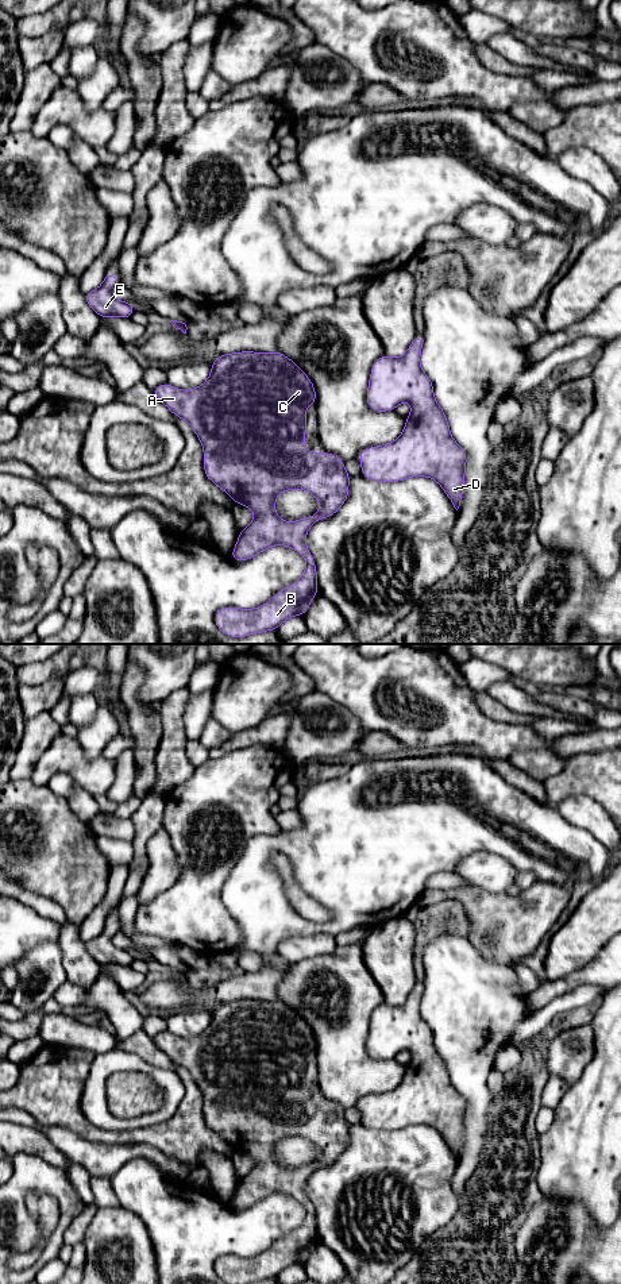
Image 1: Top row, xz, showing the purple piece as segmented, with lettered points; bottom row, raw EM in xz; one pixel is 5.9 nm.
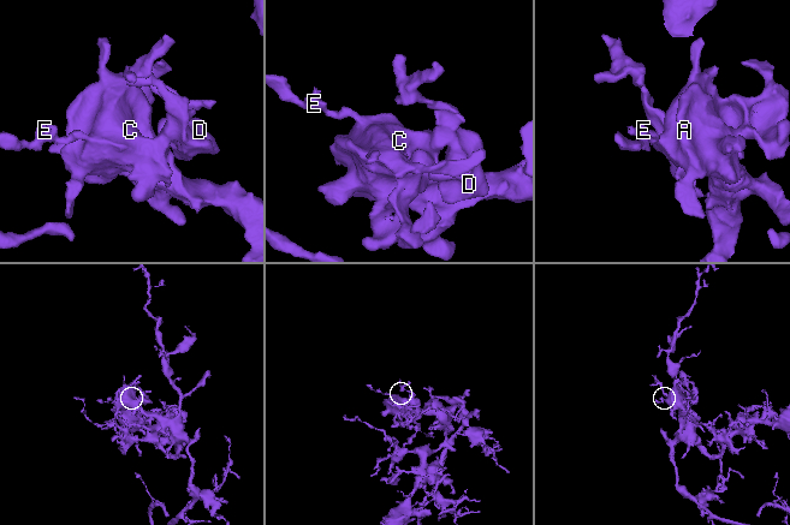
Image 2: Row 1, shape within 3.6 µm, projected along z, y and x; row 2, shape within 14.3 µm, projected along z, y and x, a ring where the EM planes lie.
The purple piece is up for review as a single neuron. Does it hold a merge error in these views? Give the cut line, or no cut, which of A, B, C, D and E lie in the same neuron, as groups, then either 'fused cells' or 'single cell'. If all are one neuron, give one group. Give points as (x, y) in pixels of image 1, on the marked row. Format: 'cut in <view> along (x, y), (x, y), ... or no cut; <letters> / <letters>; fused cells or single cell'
no cut; A B C D E; single cell

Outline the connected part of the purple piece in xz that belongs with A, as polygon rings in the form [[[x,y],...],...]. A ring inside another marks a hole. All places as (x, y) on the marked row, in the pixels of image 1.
[[[231,352],[216,356],[211,365],[209,378],[197,389],[180,390],[165,382],[153,389],[155,397],[165,404],[170,412],[186,420],[204,450],[204,473],[211,482],[224,490],[234,501],[250,508],[255,518],[240,531],[236,547],[231,552],[235,562],[244,562],[266,551],[269,547],[286,545],[301,554],[305,559],[305,572],[290,586],[279,590],[270,601],[256,609],[238,609],[225,606],[216,612],[215,624],[227,636],[246,637],[252,633],[262,633],[277,629],[285,620],[294,616],[304,616],[310,601],[319,593],[316,563],[309,552],[305,536],[308,529],[319,520],[333,516],[348,498],[348,485],[351,477],[344,469],[344,460],[331,452],[305,451],[305,408],[316,404],[316,390],[308,375],[286,355],[275,352]],[[290,489],[300,489],[312,493],[321,504],[317,513],[297,521],[284,521],[275,513],[275,497]]]

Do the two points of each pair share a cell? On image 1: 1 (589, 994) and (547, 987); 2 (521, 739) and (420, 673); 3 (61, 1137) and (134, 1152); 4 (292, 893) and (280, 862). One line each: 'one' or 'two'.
1: two
2: one
3: one
4: one

